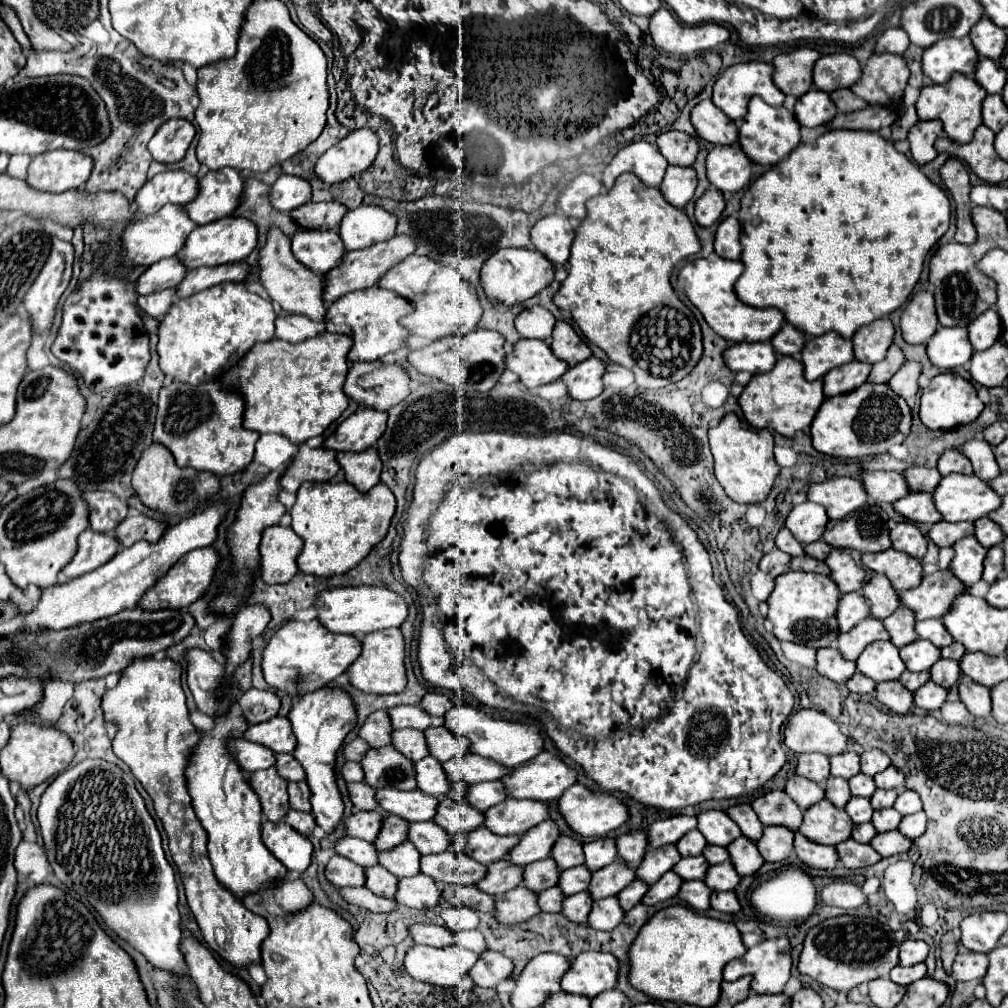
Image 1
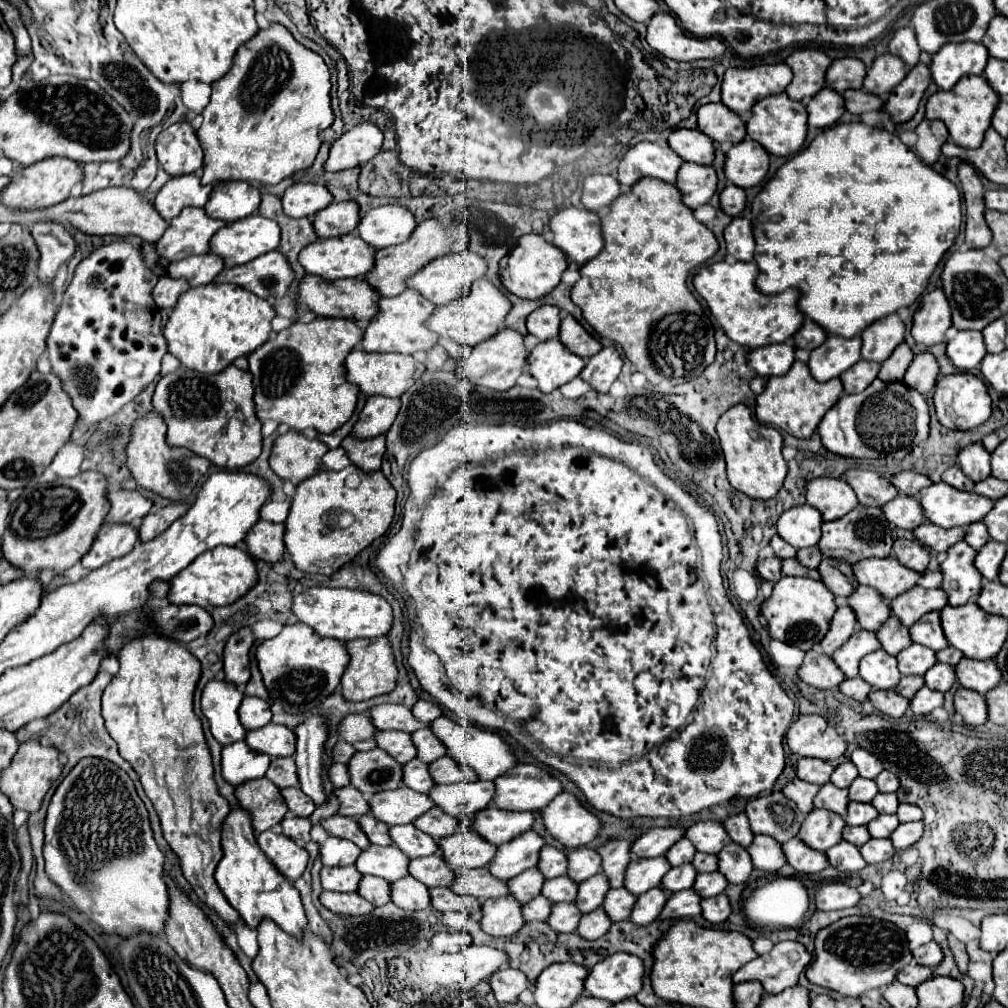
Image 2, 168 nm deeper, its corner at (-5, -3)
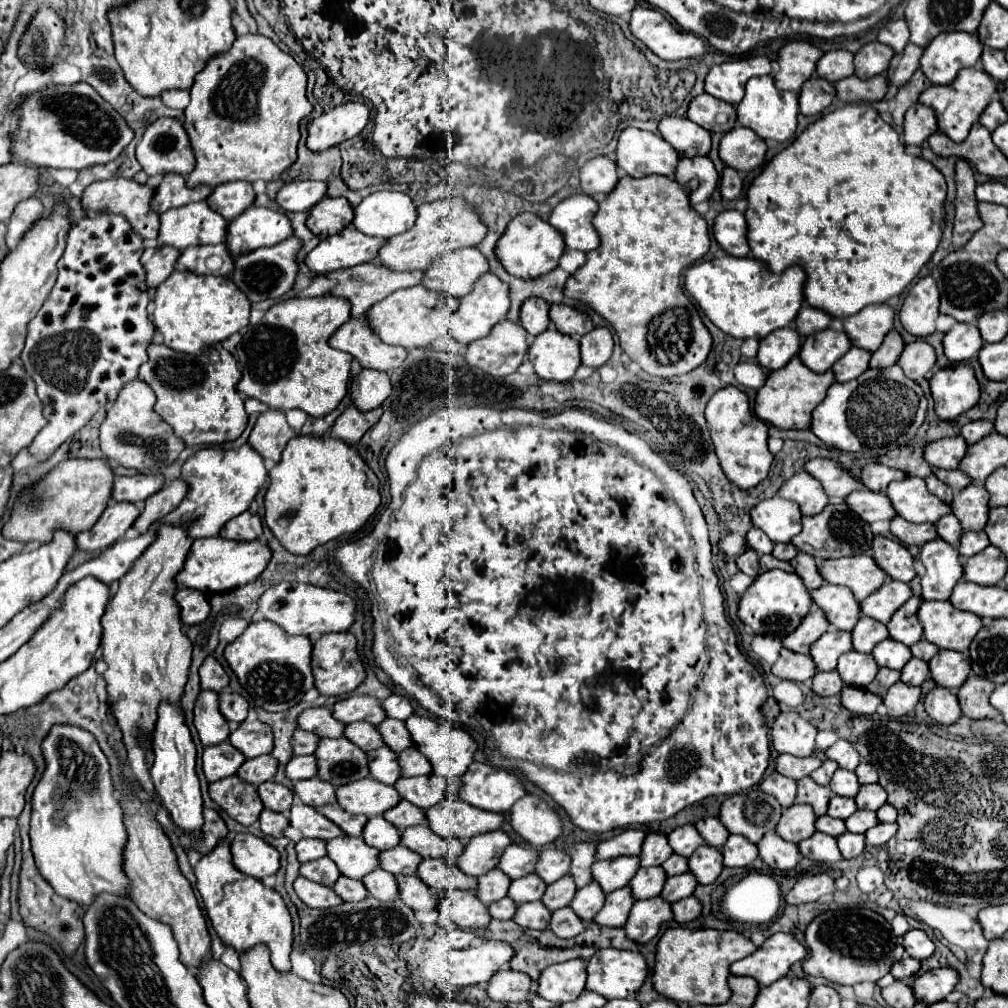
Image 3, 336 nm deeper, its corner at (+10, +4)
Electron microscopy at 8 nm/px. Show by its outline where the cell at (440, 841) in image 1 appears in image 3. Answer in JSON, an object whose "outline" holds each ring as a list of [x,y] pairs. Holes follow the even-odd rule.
{"outline":[[[376,816],[376,818],[370,818],[368,824],[364,826],[364,834],[362,838],[374,846],[374,848],[380,848],[380,850],[390,850],[394,846],[400,844],[402,840],[402,834],[400,830],[390,824],[384,816]]]}

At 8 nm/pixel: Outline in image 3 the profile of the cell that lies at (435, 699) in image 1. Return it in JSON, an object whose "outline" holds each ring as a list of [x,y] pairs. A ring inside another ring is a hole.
{"outline":[[[398,694],[388,696],[388,698],[382,702],[382,708],[386,710],[386,714],[388,714],[390,718],[398,718],[398,720],[406,720],[406,718],[414,712],[410,700],[404,698],[404,696],[398,696]]]}

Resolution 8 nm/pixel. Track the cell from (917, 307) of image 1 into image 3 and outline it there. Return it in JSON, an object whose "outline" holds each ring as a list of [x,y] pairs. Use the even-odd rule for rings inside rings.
{"outline":[[[920,278],[910,288],[900,310],[900,322],[904,330],[912,336],[930,336],[936,330],[934,322],[938,318],[938,302],[940,292],[936,288],[934,278]]]}

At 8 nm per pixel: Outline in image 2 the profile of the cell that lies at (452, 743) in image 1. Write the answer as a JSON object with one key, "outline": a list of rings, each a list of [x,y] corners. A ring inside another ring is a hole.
{"outline":[[[429,727],[413,731],[411,733],[411,741],[417,747],[417,757],[421,761],[425,761],[425,763],[431,763],[431,761],[435,761],[435,759],[439,759],[439,757],[445,755],[443,743],[431,733]]]}

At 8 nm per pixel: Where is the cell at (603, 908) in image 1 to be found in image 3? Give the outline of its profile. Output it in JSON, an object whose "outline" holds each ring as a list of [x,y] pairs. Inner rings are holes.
{"outline":[[[570,906],[552,912],[550,930],[556,936],[560,936],[560,938],[574,938],[580,932],[584,932],[584,928],[586,928],[586,924],[576,916],[576,912],[572,912]]]}

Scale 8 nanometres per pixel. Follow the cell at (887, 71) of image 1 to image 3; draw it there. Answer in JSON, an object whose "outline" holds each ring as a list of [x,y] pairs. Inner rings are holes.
{"outline":[[[880,42],[864,44],[854,56],[854,68],[856,68],[854,74],[862,80],[884,74],[888,70],[892,56],[894,56],[894,52],[886,44],[880,44]]]}

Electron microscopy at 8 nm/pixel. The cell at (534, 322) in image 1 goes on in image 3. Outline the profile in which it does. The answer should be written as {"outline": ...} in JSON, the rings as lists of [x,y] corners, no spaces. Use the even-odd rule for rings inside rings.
{"outline":[[[528,298],[524,300],[522,308],[520,308],[520,324],[526,328],[528,334],[538,336],[540,332],[544,332],[550,324],[548,320],[548,304],[544,304],[544,300],[538,298]]]}

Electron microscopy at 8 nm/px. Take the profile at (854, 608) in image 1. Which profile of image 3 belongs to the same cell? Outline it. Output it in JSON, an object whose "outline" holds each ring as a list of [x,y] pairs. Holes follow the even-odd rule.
{"outline":[[[814,608],[810,610],[810,614],[802,620],[800,628],[796,628],[796,632],[792,632],[792,636],[784,638],[784,646],[790,648],[792,652],[800,652],[800,654],[808,654],[810,646],[824,634],[828,632],[830,624],[828,618],[824,614],[824,610]]]}

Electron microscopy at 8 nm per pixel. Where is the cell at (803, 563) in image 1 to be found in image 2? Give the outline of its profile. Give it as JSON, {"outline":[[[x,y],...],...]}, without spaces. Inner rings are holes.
{"outline":[[[785,559],[785,561],[781,561],[781,571],[783,571],[783,575],[799,575],[799,577],[819,579],[817,571],[811,571],[807,567],[803,567],[797,559]]]}

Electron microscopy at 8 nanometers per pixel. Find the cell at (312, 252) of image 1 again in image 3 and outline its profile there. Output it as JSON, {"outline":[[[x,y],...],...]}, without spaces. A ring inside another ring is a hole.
{"outline":[[[350,224],[340,234],[320,240],[320,244],[308,252],[306,266],[316,274],[326,274],[364,262],[376,262],[380,244],[384,244],[384,240],[366,236]]]}

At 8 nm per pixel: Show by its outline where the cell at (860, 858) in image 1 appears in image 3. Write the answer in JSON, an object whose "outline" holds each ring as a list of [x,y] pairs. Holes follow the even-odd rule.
{"outline":[[[816,832],[808,840],[802,840],[798,844],[798,850],[802,852],[802,856],[816,860],[816,862],[838,862],[838,860],[842,860],[836,838],[822,834],[822,832]]]}

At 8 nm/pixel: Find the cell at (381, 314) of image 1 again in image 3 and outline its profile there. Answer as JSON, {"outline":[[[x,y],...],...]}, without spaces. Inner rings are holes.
{"outline":[[[424,286],[400,288],[390,296],[386,296],[384,300],[380,300],[378,304],[374,304],[366,314],[366,322],[372,328],[372,332],[380,336],[380,340],[386,344],[402,348],[424,348],[436,340],[436,328],[428,318],[430,312],[428,306],[434,306],[436,300],[442,300],[442,296],[436,292],[426,292]]]}

